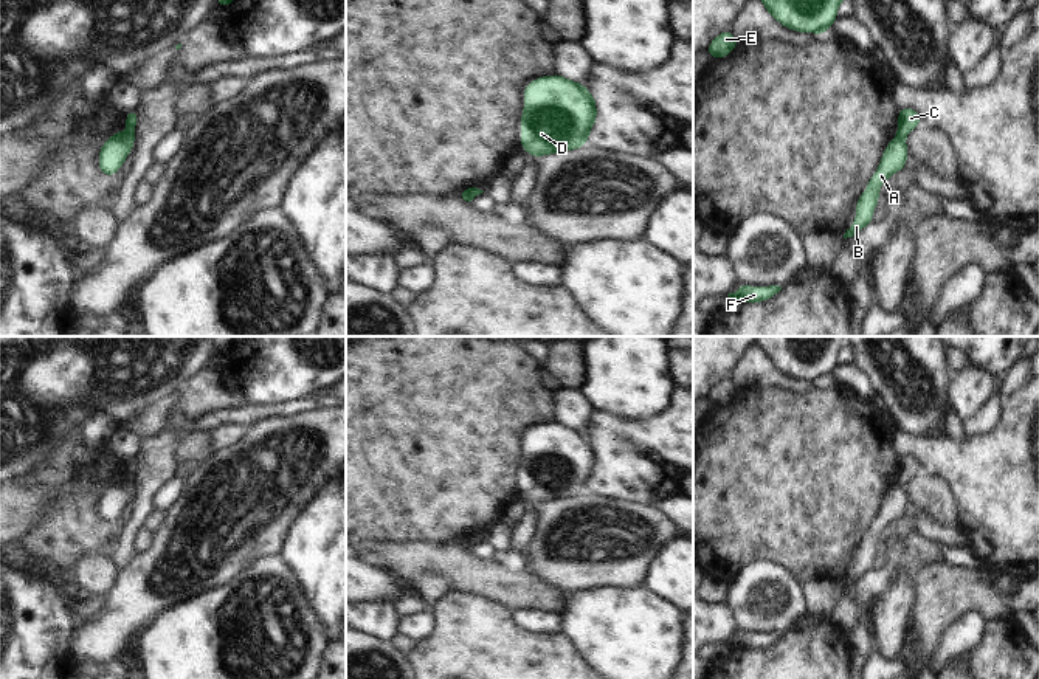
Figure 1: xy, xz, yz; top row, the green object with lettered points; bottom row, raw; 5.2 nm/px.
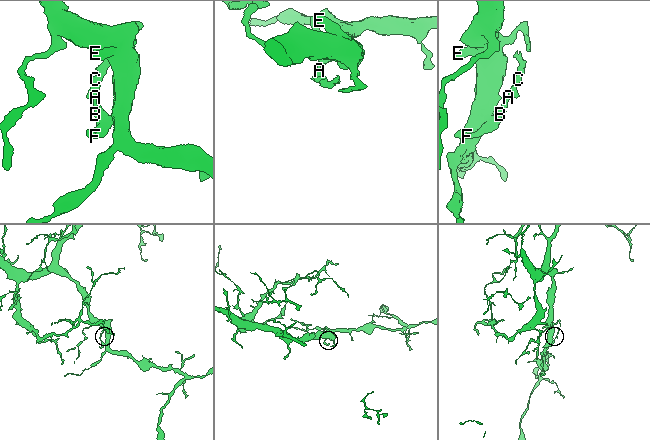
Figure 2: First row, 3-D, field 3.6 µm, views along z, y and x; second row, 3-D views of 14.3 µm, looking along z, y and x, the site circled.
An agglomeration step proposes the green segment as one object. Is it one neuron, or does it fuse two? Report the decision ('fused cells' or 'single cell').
fused cells

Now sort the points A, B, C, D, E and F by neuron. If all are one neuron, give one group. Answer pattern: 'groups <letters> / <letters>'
groups A B D E F / C

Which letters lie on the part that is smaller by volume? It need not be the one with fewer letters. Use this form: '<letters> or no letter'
C

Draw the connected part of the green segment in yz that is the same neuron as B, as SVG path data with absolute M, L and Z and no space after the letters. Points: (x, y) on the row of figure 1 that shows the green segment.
M896 136L885 146L878 171L872 175L864 194L858 198L856 219L844 234L844 239L853 237L873 222L873 209L878 206L879 188L890 175L906 169L907 152L906 141Z

